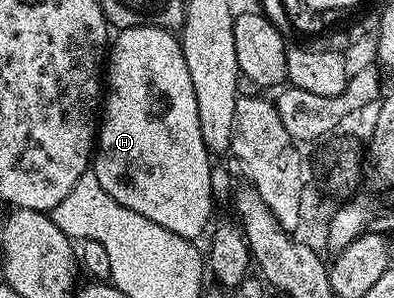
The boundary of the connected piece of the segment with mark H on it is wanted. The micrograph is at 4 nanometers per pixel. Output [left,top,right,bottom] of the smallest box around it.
[92,27,216,241]

